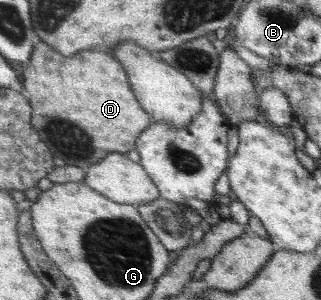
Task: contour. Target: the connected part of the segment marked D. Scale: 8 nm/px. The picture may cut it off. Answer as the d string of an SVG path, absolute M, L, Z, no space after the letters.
M40 41L34 45L31 57L22 65L25 66L22 85L32 102L33 125L37 133L41 133L41 137L45 137L49 145L53 145L53 153L62 158L66 165L87 170L113 151L127 154L128 151L136 149L136 141L143 135L144 129L153 123L152 116L137 103L133 91L129 89L124 64L107 50L85 51L75 56L65 56Z

